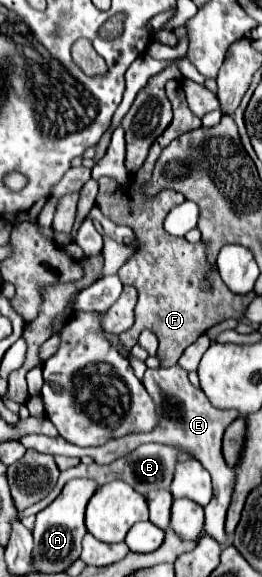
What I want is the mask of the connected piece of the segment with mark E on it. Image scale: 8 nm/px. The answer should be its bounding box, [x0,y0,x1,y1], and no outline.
[18,365,240,547]

